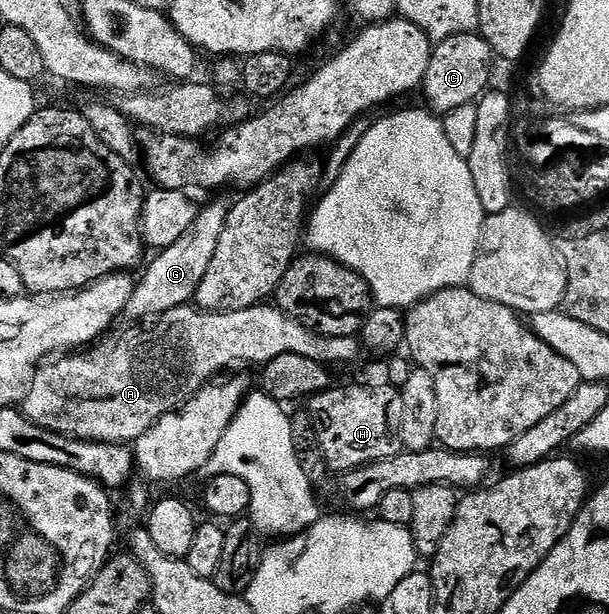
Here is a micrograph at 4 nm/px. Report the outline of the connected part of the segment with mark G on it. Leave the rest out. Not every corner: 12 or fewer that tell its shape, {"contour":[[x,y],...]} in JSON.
{"contour":[[210,202],[137,279],[125,317],[194,302],[230,206]]}

